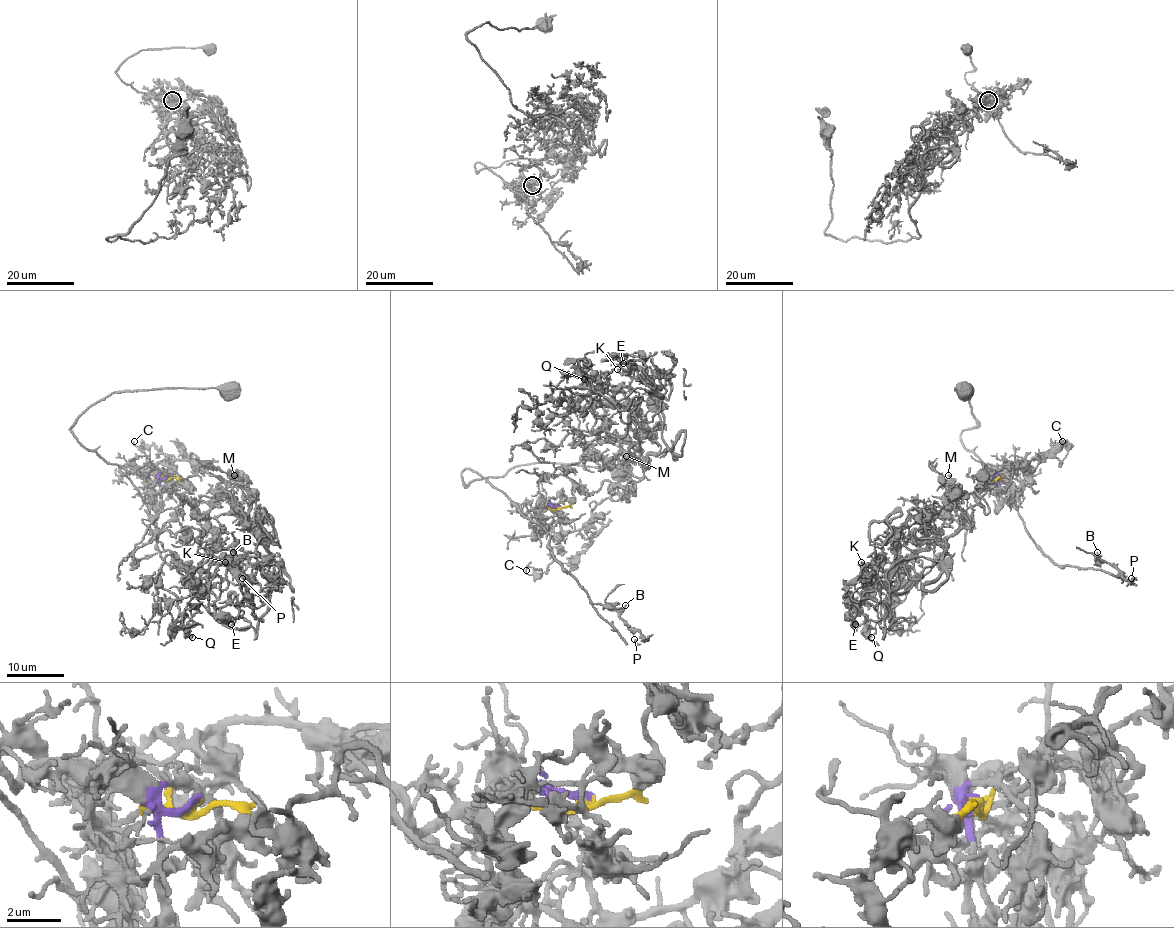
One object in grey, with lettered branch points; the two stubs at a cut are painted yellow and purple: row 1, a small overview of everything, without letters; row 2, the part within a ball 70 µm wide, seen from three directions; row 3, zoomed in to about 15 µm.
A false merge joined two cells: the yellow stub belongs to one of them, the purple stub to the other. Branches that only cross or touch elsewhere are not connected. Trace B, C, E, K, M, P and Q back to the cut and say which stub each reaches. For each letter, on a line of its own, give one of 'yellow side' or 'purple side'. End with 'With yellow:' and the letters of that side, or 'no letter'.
B: purple side
C: yellow side
E: yellow side
K: yellow side
M: yellow side
P: purple side
Q: yellow side
With yellow: C, E, K, M, Q

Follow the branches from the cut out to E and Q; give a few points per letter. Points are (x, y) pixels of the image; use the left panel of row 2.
E: (167, 477), (182, 483), (200, 466), (218, 476), (274, 559), (271, 583), (239, 603), (231, 625)
Q: (167, 477), (218, 476), (274, 559), (255, 628), (232, 629), (192, 593), (192, 636)

